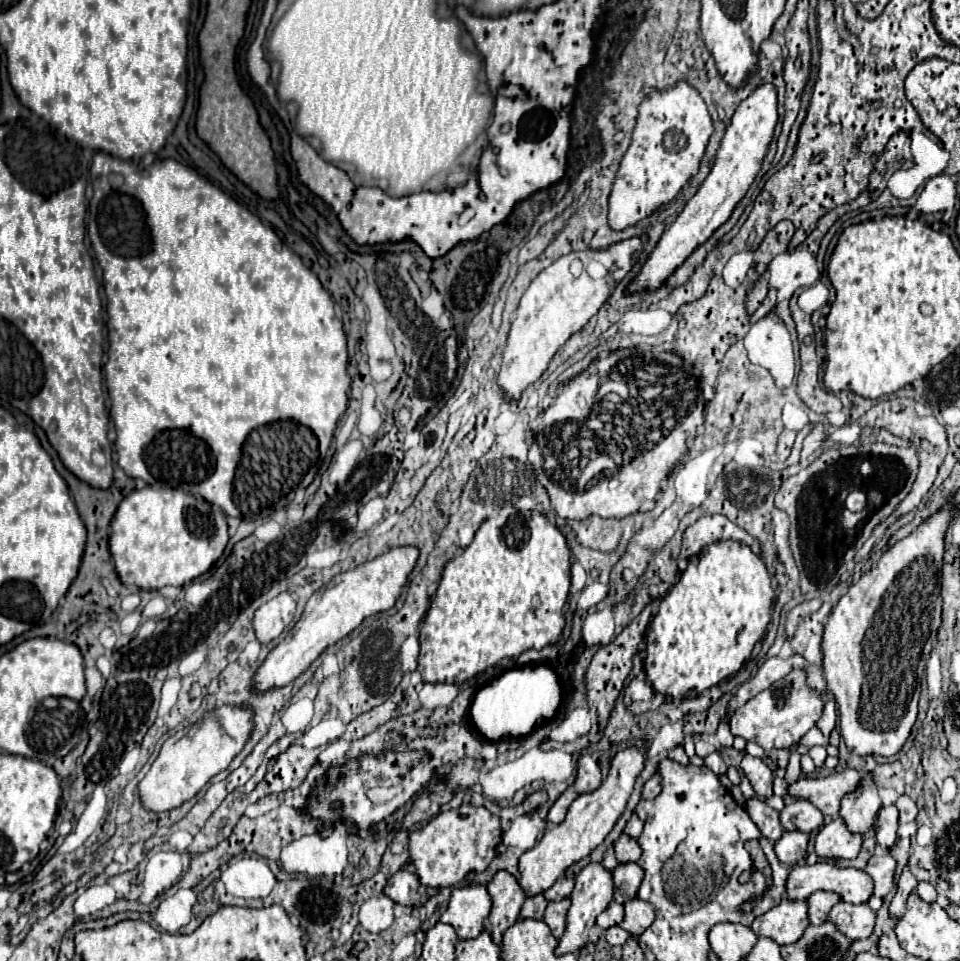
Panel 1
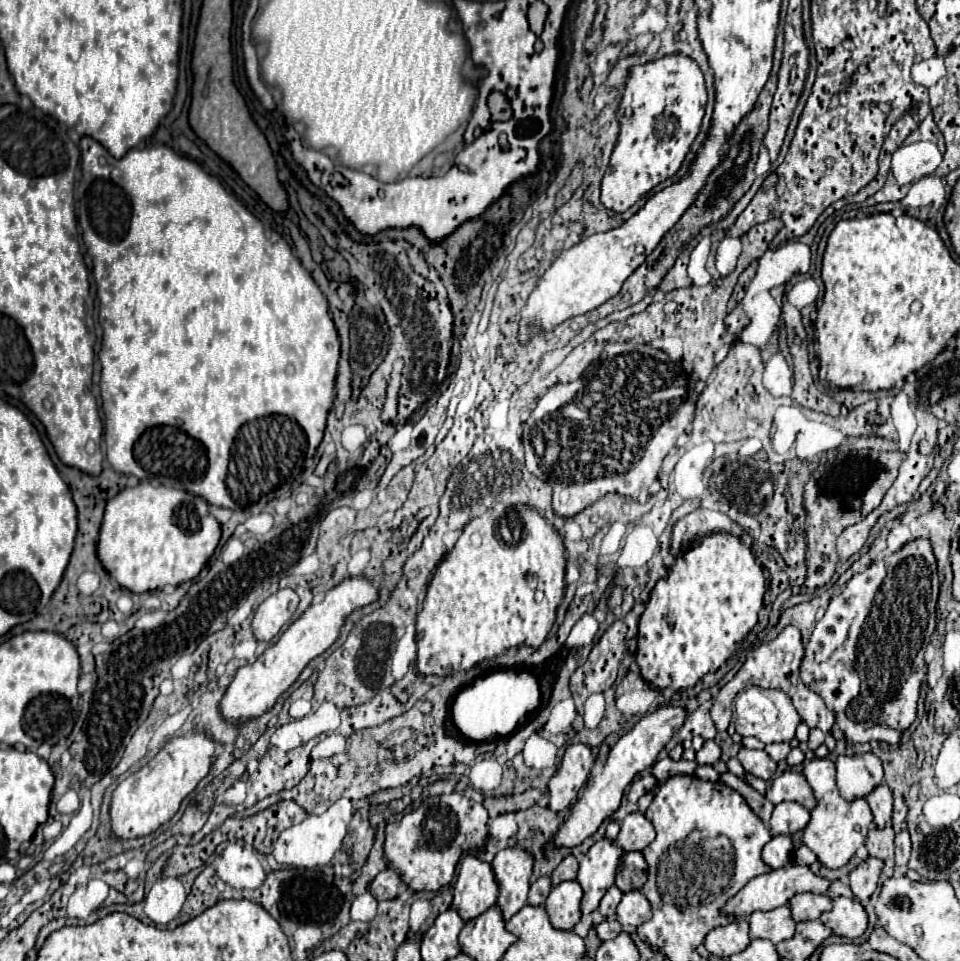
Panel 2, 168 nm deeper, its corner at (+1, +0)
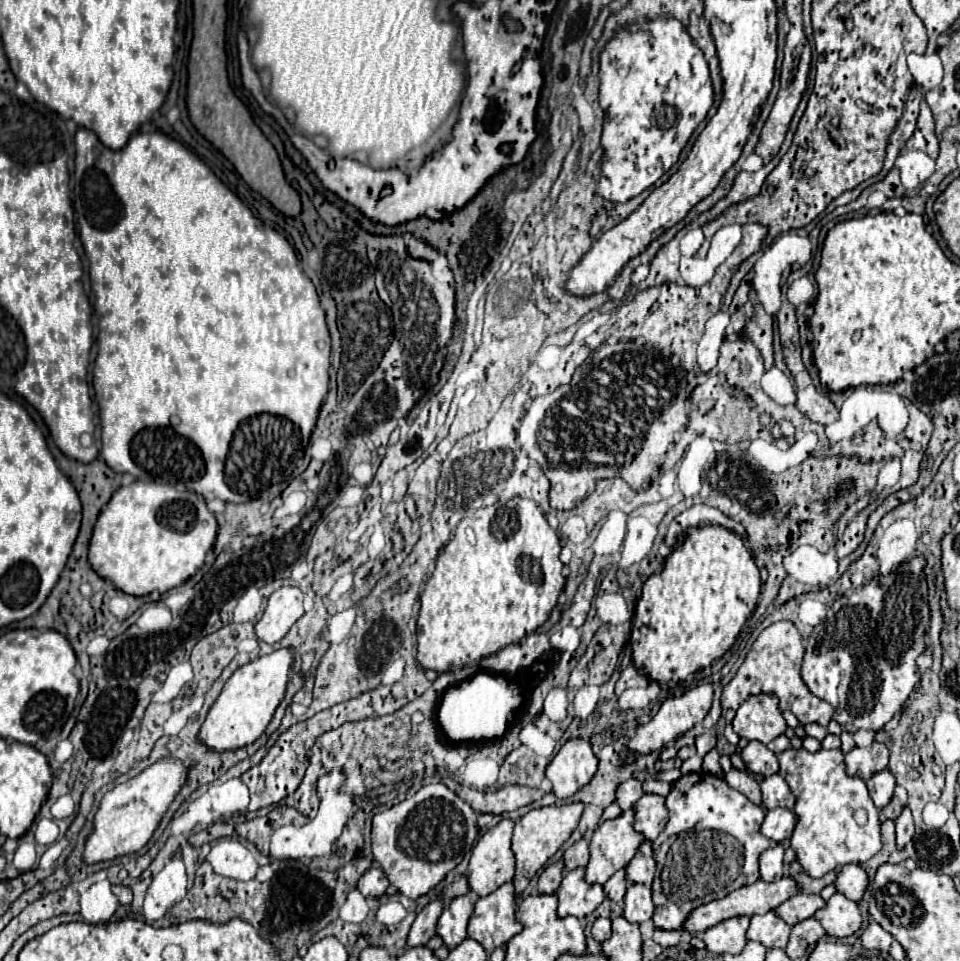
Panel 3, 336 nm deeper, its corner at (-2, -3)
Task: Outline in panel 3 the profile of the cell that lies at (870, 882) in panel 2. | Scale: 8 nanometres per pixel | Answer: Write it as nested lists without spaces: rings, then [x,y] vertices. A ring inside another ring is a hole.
[[[844,865],[836,875],[836,889],[850,901],[860,901],[866,887],[868,887],[868,875],[860,865]]]

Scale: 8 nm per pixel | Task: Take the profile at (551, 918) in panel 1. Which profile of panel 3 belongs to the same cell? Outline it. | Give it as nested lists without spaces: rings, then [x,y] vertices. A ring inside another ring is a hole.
[[[576,867],[566,873],[558,887],[558,917],[574,915],[578,919],[592,915],[592,911],[604,901],[606,893],[602,885],[590,885],[584,879],[586,869]]]

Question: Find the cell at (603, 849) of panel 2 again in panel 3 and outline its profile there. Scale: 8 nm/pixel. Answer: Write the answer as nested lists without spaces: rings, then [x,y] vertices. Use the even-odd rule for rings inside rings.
[[[632,807],[628,811],[622,811],[620,817],[602,821],[596,827],[596,831],[592,835],[592,841],[590,841],[590,861],[586,865],[586,881],[588,883],[604,885],[618,869],[626,867],[630,863],[630,859],[636,855],[644,837],[642,837],[642,833],[638,833],[634,829],[634,815],[636,815],[636,807]]]

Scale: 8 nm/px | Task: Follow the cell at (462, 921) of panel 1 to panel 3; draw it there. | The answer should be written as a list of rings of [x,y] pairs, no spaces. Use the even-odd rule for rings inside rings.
[[[502,819],[474,845],[468,865],[468,881],[476,897],[484,897],[502,883],[512,881],[516,871],[516,859],[510,849],[514,823],[516,821],[512,819]]]

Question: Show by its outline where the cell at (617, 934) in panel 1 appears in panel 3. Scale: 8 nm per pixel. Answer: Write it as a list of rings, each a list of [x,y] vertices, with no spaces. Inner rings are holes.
[[[596,919],[596,923],[592,925],[592,937],[598,943],[604,943],[610,937],[610,919]]]

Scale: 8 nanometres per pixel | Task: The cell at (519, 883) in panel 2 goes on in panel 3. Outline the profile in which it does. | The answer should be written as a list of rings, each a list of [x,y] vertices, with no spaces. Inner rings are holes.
[[[568,803],[568,805],[550,805],[550,807],[540,807],[528,811],[514,827],[514,837],[512,837],[512,851],[516,855],[516,875],[514,875],[514,887],[516,895],[522,895],[534,873],[562,847],[562,843],[574,833],[578,827],[578,821],[582,817],[584,803]]]

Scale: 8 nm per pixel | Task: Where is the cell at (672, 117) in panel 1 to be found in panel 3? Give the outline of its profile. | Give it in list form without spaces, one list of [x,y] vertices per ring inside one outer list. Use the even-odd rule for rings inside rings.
[[[654,19],[616,31],[600,53],[600,105],[608,107],[600,139],[604,155],[600,161],[598,195],[614,203],[624,203],[656,183],[678,161],[680,151],[688,143],[694,129],[706,119],[712,103],[714,87],[708,61],[678,19]]]

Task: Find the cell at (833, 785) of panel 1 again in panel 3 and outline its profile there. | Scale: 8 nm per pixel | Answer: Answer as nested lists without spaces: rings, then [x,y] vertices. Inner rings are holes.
[[[780,775],[764,777],[764,781],[760,783],[760,789],[762,789],[762,807],[768,811],[776,809],[776,807],[792,809],[794,801],[796,801],[790,787],[786,785],[786,781]]]

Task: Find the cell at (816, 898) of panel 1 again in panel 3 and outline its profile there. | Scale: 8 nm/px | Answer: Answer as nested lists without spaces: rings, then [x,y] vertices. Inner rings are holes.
[[[796,893],[794,897],[788,897],[774,913],[782,917],[788,925],[796,925],[798,921],[804,921],[812,917],[818,909],[822,909],[826,903],[820,895],[806,895],[806,893]]]

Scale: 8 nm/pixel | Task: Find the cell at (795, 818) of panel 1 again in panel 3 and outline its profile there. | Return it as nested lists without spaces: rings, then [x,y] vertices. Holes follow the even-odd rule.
[[[772,809],[766,811],[766,817],[760,825],[760,833],[776,843],[782,843],[790,837],[796,827],[796,815],[792,809]]]

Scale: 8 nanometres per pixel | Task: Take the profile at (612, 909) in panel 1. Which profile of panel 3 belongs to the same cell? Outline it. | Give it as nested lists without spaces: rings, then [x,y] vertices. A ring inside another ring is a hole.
[[[618,869],[618,873],[614,873],[614,877],[610,877],[610,881],[606,881],[606,885],[604,885],[604,891],[608,893],[608,897],[616,903],[624,899],[626,889],[628,889],[628,881],[626,881],[624,869]]]

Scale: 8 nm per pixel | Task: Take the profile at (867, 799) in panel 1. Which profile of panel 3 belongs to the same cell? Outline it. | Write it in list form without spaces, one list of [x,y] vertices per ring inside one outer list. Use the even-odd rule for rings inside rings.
[[[874,741],[870,747],[854,747],[846,753],[846,771],[848,775],[870,779],[876,771],[888,767],[888,747],[880,741]]]

